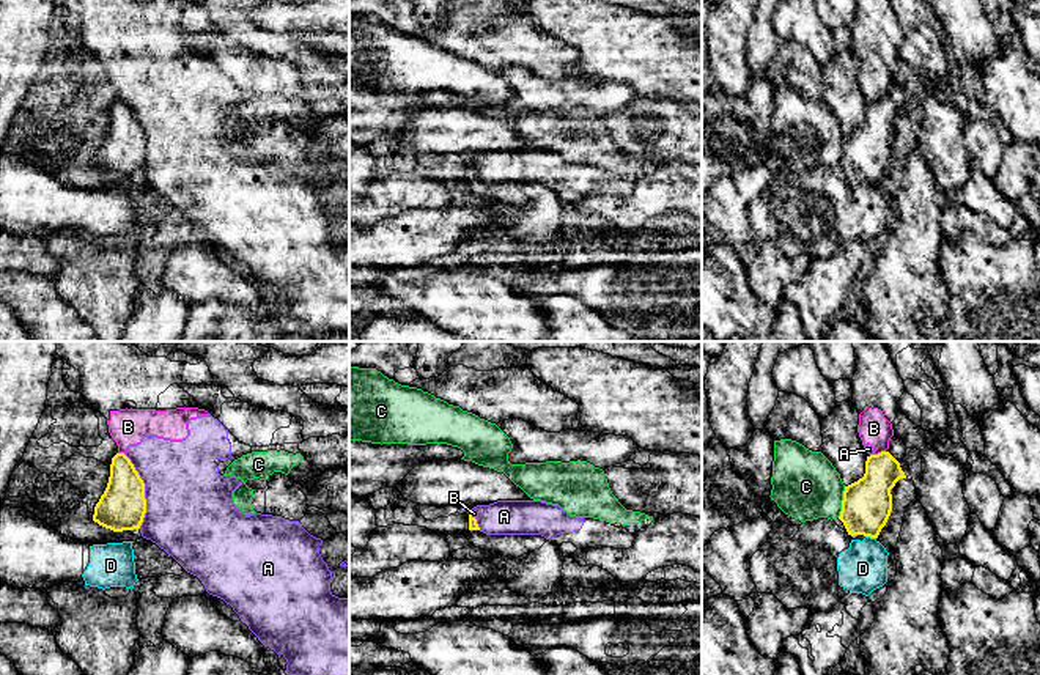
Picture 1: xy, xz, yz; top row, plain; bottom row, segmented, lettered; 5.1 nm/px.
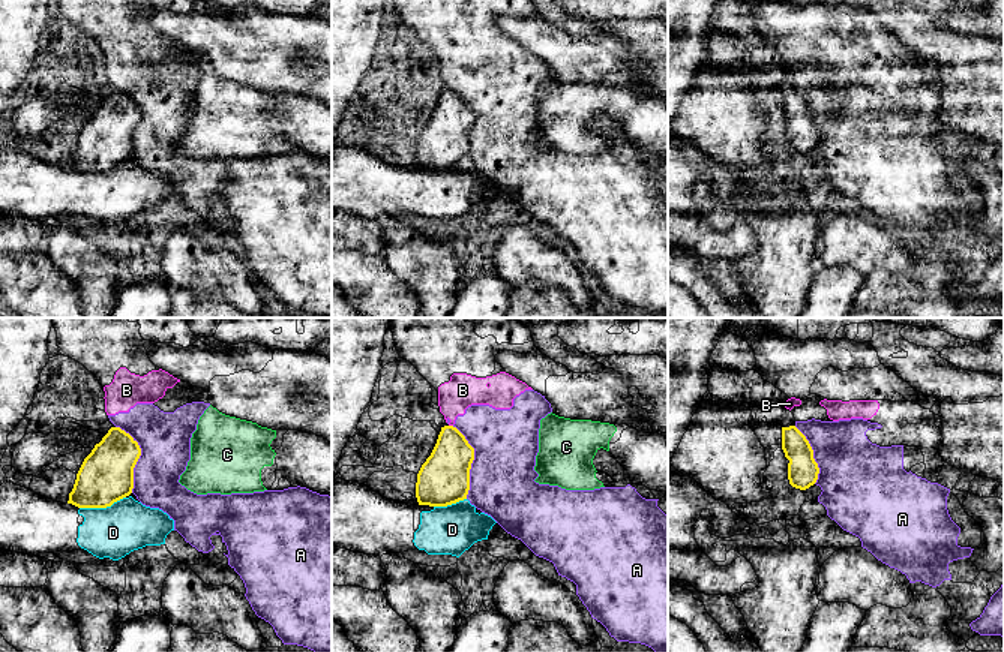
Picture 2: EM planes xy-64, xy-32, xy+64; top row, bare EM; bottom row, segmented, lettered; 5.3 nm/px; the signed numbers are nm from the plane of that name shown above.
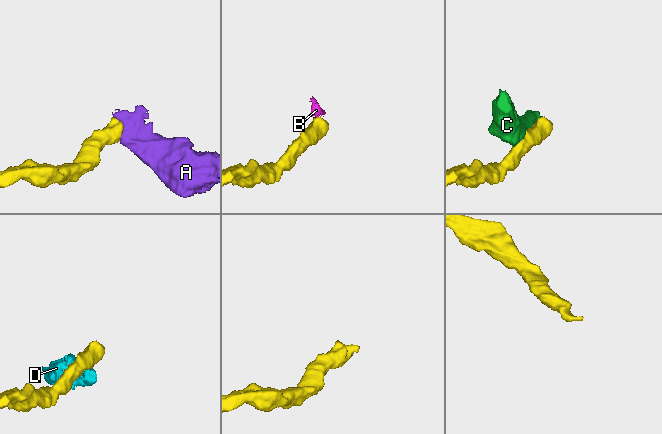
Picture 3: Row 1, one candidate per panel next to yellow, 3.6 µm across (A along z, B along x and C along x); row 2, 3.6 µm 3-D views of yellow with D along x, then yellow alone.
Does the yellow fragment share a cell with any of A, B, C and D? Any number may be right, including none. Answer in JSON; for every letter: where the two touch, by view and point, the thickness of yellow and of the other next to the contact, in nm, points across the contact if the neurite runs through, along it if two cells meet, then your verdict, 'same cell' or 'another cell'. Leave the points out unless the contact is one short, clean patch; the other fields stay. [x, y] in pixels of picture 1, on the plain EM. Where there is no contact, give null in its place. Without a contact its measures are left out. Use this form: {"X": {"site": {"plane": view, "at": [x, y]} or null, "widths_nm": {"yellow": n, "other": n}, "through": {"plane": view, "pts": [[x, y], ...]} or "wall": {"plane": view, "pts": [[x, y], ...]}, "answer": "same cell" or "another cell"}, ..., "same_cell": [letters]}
{"A": {"site": {"plane": "xy", "at": [143, 139]}, "widths_nm": {"yellow": 240, "other": 440}, "answer": "another cell"}, "B": {"site": {"plane": "yz", "at": [878, 101]}, "widths_nm": {"yellow": 240, "other": 170}, "wall": {"plane": "yz", "pts": [[885, 98], [872, 103]]}, "answer": "another cell"}, "C": {"site": {"plane": "yz", "at": [842, 150]}, "widths_nm": {"yellow": 260, "other": 340}, "answer": "another cell"}, "D": {"site": {"plane": "yz", "at": [870, 184]}, "widths_nm": {"yellow": 260, "other": 260}, "wall": {"plane": "yz", "pts": [[866, 183], [875, 186]]}, "answer": "another cell"}, "same_cell": []}

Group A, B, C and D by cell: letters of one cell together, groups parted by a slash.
A B / C / D

